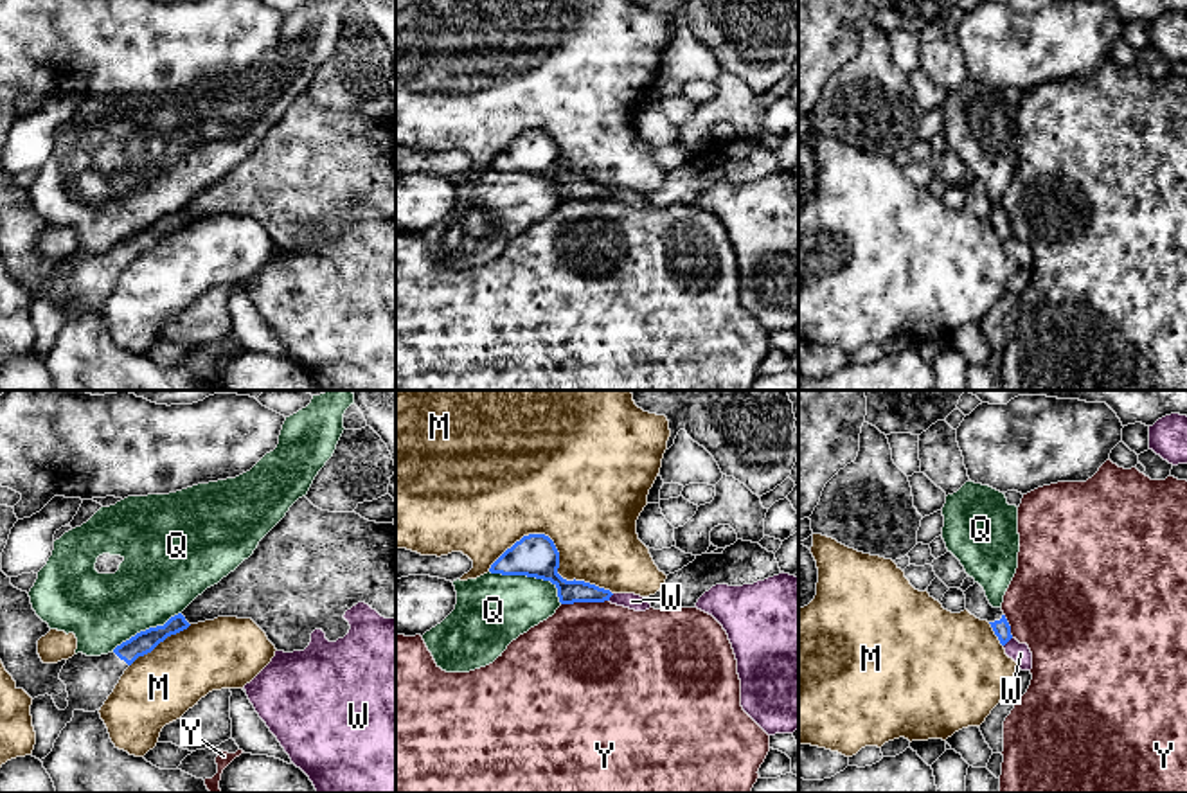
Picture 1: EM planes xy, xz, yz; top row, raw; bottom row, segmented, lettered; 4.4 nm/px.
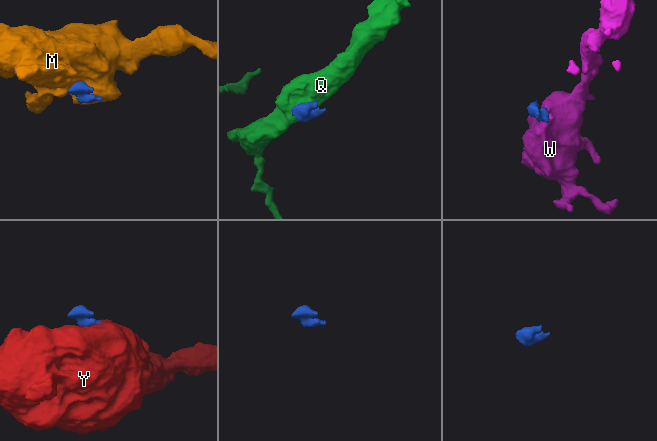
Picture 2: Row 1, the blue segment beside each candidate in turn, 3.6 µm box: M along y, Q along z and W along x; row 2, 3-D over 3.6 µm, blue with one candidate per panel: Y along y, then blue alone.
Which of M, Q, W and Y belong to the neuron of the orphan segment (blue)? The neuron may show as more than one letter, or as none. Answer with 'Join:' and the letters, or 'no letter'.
Join: no letter

